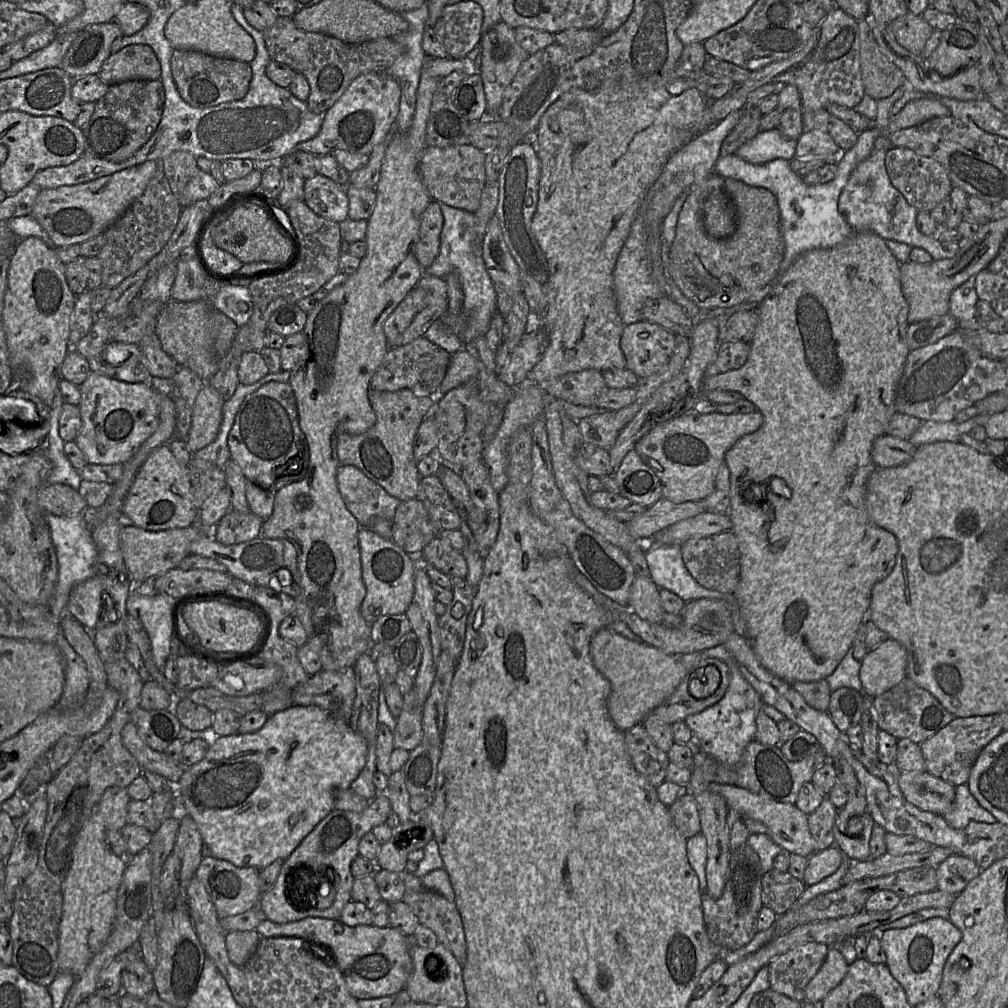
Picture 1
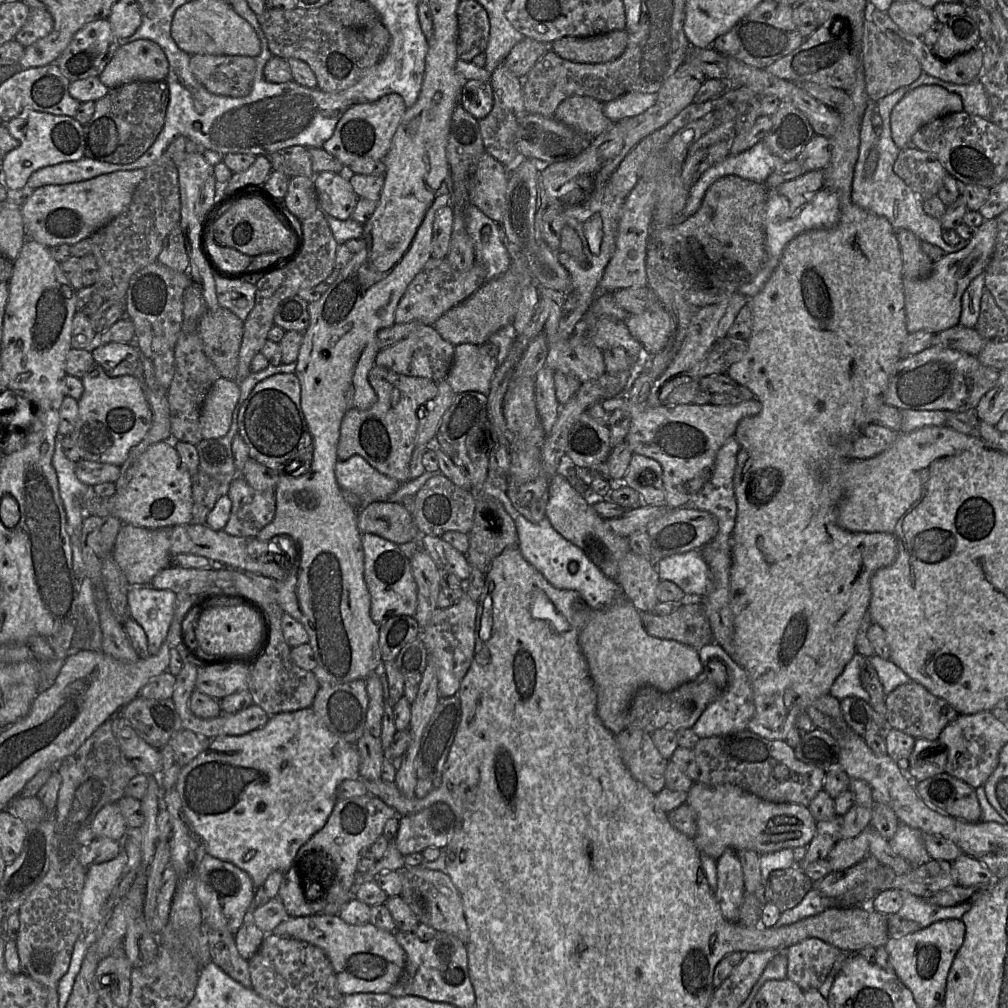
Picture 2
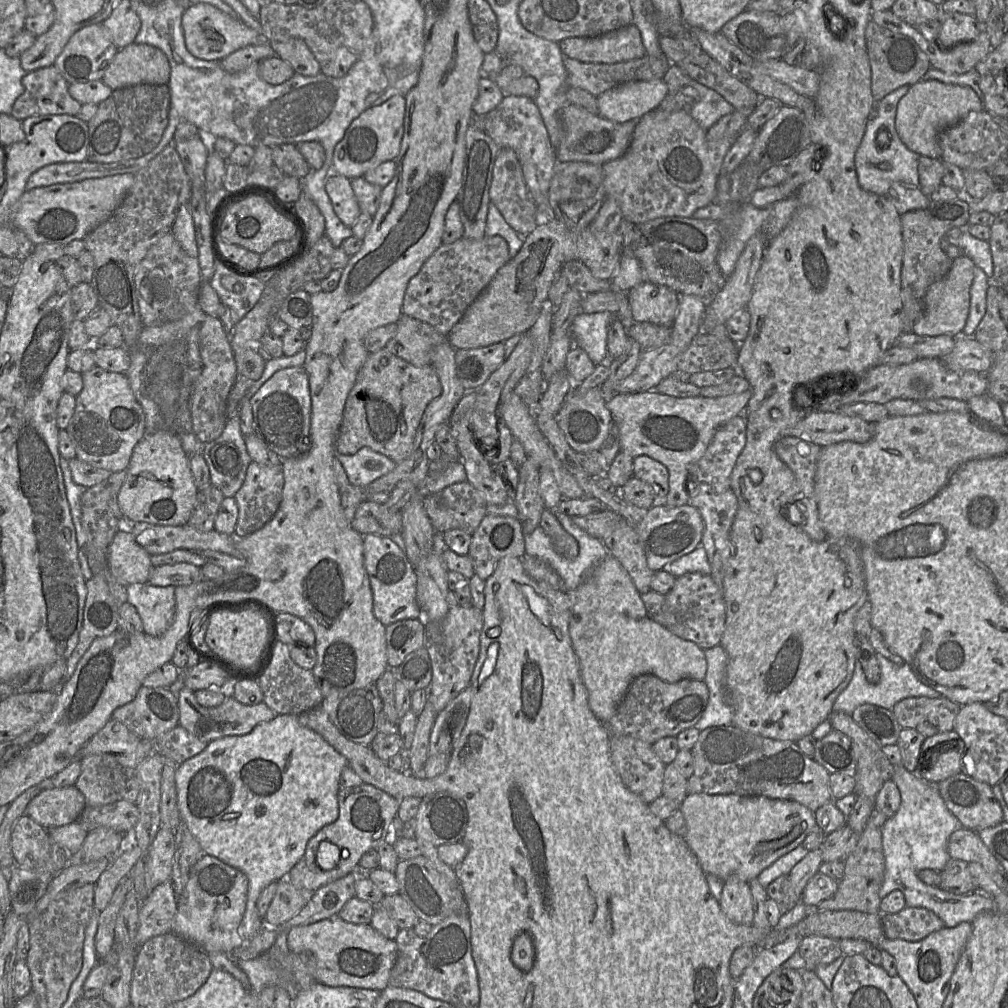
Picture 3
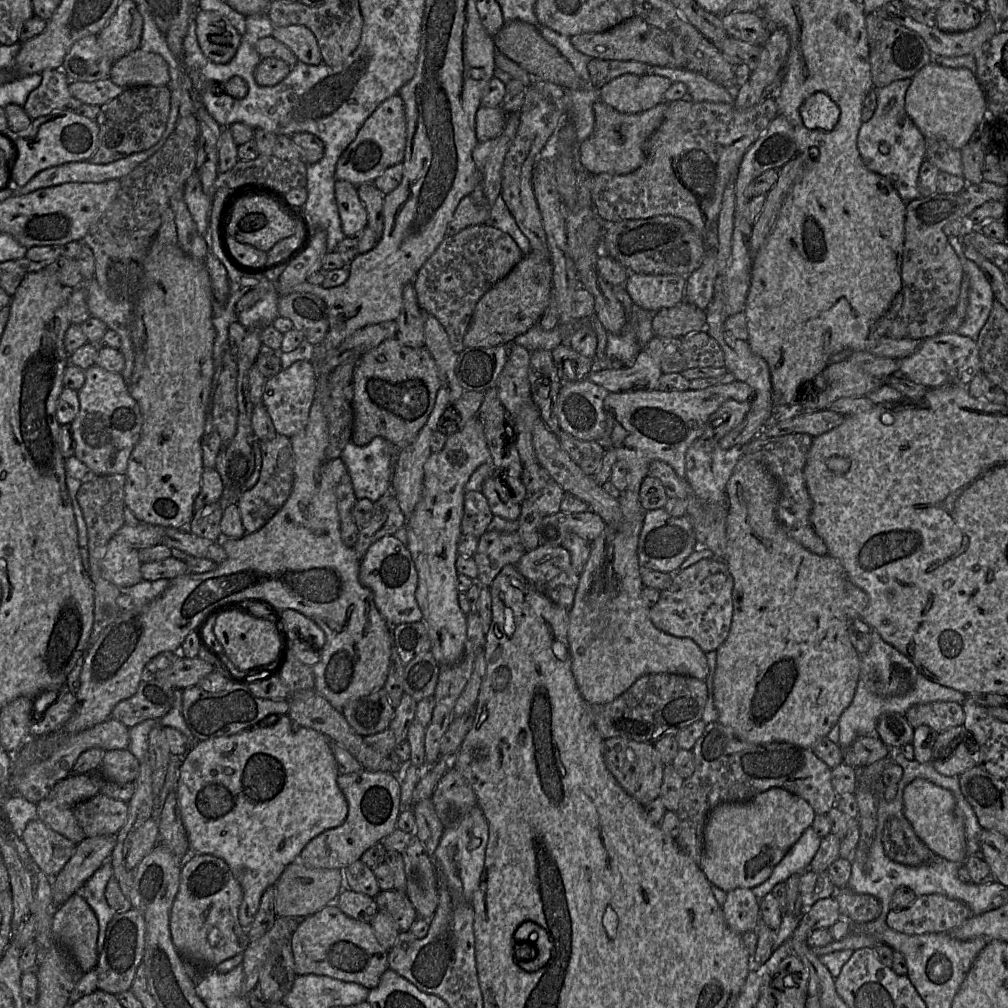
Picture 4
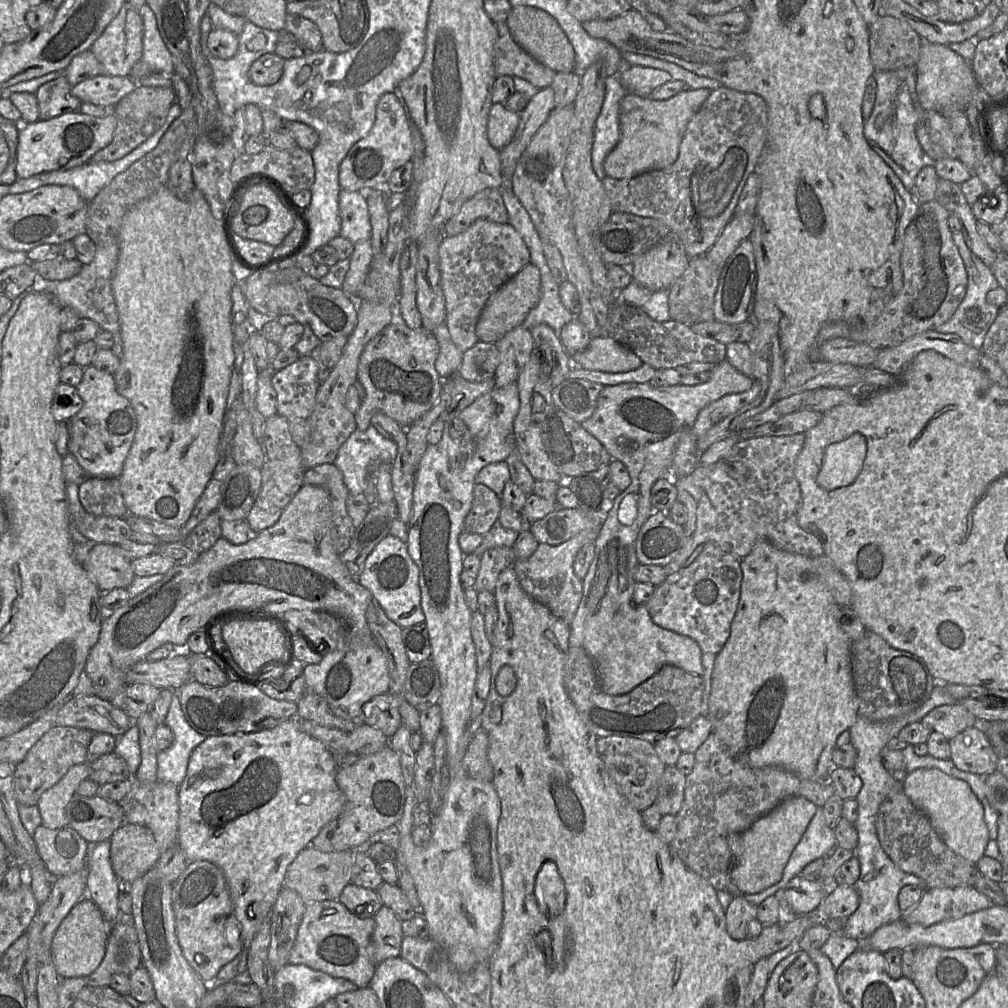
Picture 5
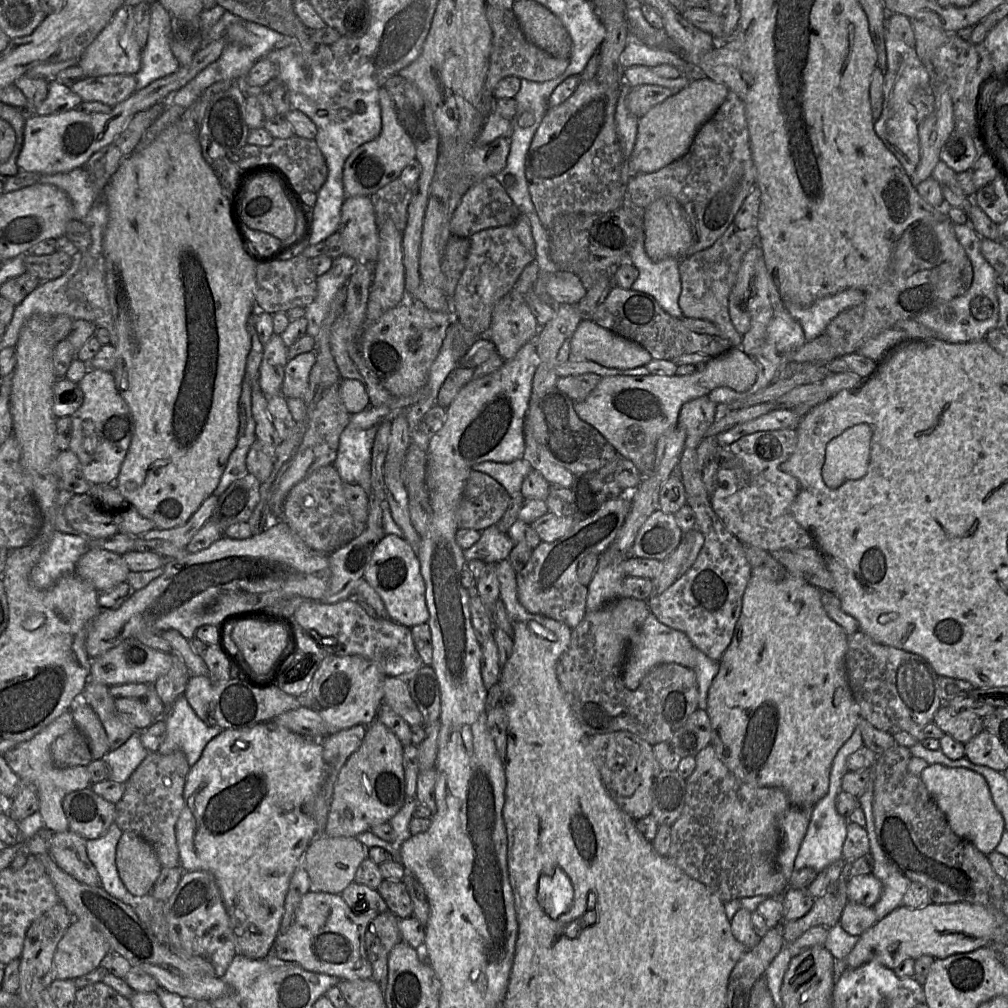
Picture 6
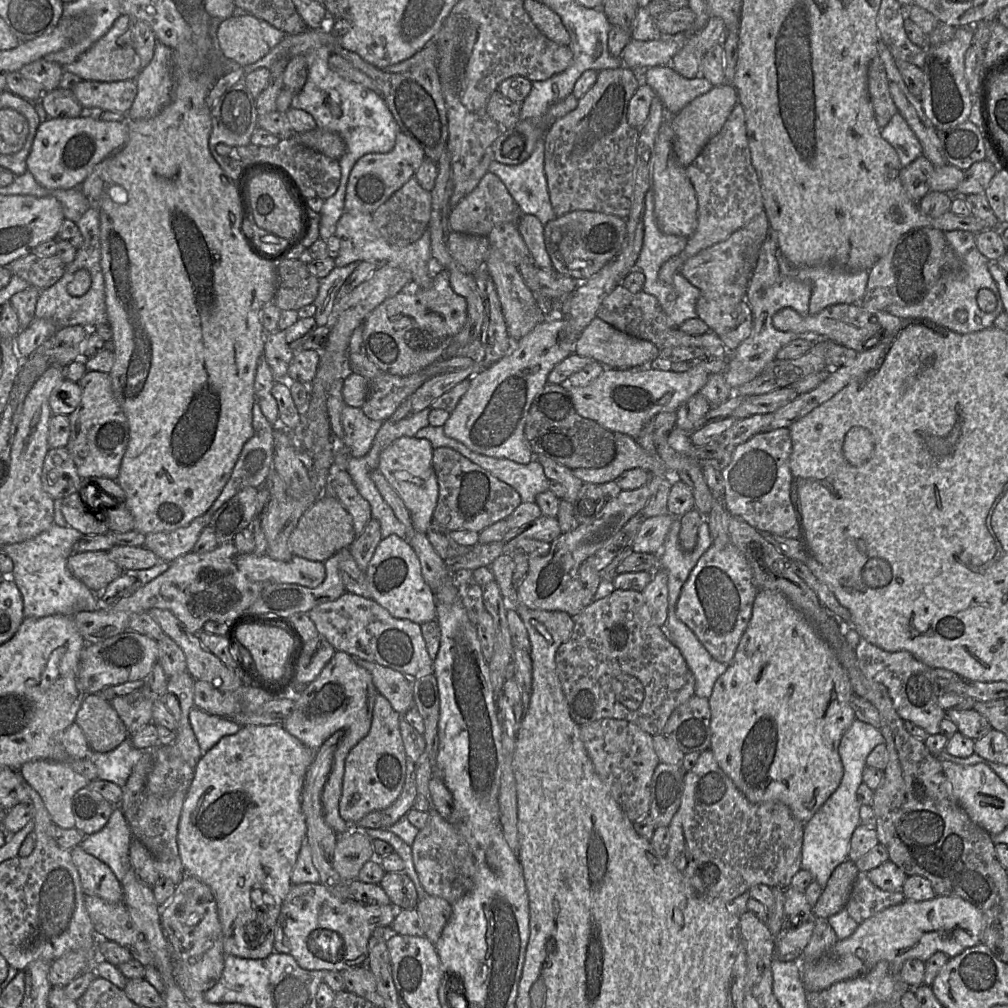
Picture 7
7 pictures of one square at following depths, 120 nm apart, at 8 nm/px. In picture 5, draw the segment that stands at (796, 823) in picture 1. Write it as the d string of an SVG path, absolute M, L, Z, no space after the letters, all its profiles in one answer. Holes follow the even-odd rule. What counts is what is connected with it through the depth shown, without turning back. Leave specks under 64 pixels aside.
M801 796L782 800L771 812L757 819L747 830L728 836L733 864L731 880L741 894L755 894L782 878L784 868L817 811L817 806Z

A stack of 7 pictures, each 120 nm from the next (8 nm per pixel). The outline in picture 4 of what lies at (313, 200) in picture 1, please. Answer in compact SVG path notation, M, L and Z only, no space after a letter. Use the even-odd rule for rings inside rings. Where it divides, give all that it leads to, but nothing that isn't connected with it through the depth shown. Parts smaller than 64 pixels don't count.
M336 180L335 198L341 219L342 231L347 237L356 237L368 225L368 214L357 186L346 180Z

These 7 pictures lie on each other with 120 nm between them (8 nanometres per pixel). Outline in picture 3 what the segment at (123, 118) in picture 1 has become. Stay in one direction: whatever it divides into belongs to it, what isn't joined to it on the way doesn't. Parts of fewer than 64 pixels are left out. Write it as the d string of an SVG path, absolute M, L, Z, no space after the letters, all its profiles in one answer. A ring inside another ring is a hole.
M137 84L113 90L112 94L98 104L97 112L88 124L88 157L96 163L114 163L140 158L150 153L160 142L168 125L170 90L168 85Z

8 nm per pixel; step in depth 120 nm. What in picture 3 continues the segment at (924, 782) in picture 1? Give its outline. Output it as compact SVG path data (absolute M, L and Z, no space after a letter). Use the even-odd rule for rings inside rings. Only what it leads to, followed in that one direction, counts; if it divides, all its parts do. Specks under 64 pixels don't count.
M960 772L936 785L946 807L963 828L979 831L1003 822L1002 806L989 784Z

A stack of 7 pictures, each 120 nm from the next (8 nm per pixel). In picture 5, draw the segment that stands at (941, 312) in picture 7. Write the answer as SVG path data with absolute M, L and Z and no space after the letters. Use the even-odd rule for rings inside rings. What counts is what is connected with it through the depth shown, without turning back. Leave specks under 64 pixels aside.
M962 230L953 231L952 238L959 249L967 271L966 293L954 315L946 323L936 328L936 330L940 333L957 334L967 345L981 349L985 334L996 319L1000 309L1000 307L990 304L986 297L990 290L996 289L999 285L991 268L969 249Z

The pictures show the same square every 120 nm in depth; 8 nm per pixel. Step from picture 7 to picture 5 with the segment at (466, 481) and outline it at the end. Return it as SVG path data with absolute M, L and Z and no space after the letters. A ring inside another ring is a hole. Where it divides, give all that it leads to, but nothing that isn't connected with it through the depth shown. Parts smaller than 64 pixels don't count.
M475 483L471 508L464 520L464 530L485 534L498 519L501 504L501 497L492 489Z

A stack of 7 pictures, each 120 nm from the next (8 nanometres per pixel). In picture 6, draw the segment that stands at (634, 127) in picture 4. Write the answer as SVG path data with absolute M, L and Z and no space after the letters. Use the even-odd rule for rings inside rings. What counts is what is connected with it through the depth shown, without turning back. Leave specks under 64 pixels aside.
M707 77L692 80L684 89L640 117L634 148L627 160L630 175L655 172L683 157L690 149L698 129L714 115L728 92L726 85Z

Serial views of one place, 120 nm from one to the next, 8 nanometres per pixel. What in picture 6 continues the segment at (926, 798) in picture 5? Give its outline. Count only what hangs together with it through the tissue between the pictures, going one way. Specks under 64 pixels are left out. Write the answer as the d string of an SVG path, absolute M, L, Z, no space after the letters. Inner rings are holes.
M941 764L929 765L919 776L946 816L952 831L971 842L983 854L989 855L993 852L1005 831L1005 823L992 800L985 778L969 769L950 768Z

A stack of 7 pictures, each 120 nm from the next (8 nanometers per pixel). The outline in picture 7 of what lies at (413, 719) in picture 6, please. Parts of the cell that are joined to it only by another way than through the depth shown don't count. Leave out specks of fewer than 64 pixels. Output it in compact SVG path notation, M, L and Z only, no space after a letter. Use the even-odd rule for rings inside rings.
M360 658L355 660L371 674L378 693L389 701L395 711L404 715L414 707L413 683L408 676L375 662Z

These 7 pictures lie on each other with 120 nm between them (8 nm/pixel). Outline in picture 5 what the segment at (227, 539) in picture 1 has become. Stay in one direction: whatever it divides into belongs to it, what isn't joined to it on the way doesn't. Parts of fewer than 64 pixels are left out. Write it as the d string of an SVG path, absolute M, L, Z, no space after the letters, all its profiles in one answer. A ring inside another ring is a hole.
M276 413L266 419L262 445L266 450L266 459L272 463L272 477L262 485L246 518L252 533L259 533L278 521L284 508L303 485L305 471L301 463L300 448L292 439L289 421L285 417Z

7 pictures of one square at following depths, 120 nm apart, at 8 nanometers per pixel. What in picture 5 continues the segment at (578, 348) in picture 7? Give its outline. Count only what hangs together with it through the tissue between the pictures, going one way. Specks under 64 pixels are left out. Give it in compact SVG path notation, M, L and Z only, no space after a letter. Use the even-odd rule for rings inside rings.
M609 336L591 338L586 349L569 356L578 367L609 373L629 372L643 364L633 351Z

